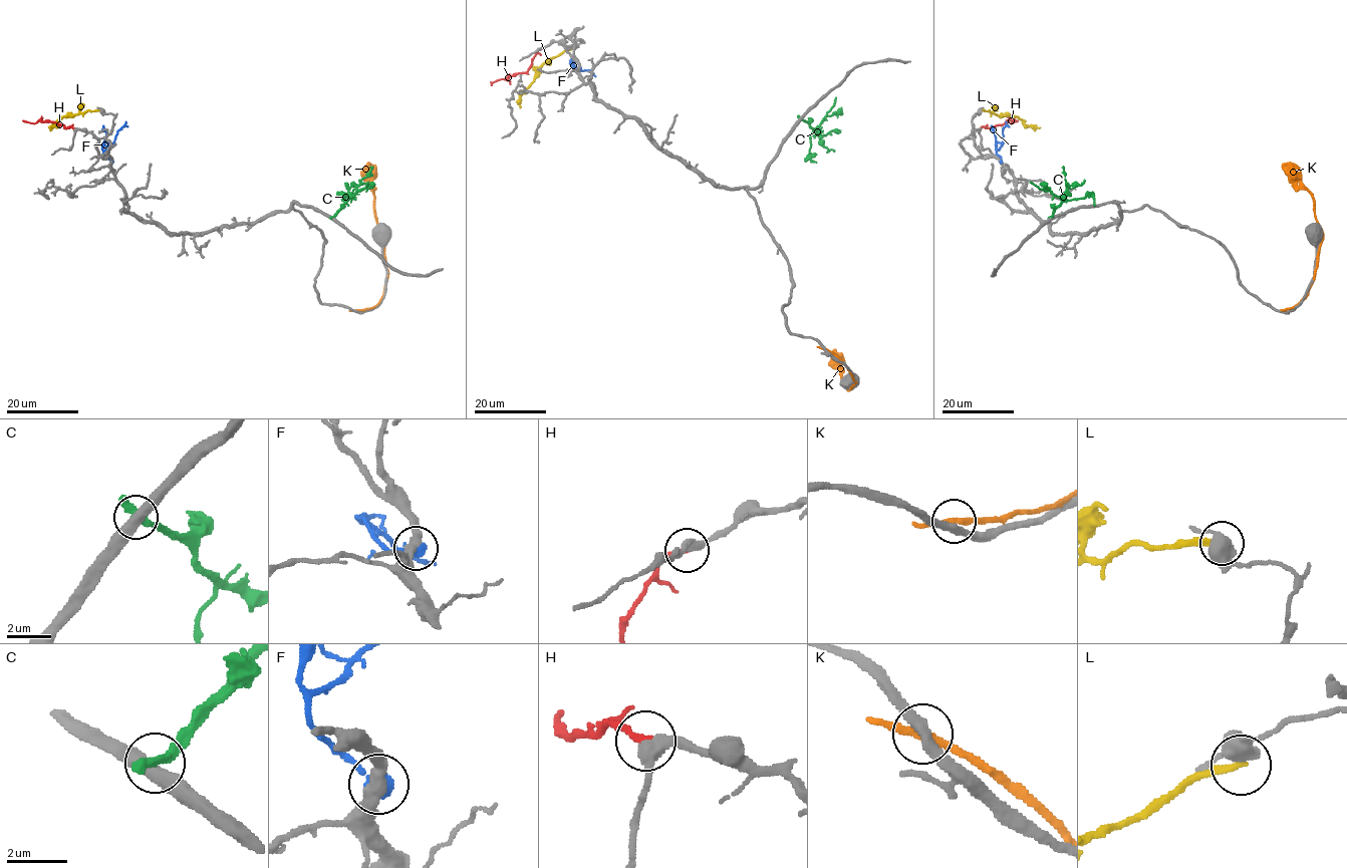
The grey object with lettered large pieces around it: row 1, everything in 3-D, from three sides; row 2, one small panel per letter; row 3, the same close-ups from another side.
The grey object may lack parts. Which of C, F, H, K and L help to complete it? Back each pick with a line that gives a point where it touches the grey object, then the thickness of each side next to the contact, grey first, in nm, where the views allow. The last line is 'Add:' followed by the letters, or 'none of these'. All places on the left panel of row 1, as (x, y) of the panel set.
H: meets grey at (74, 128); 400 nm thick on the grey side, 240 nm on the other
Add: H

